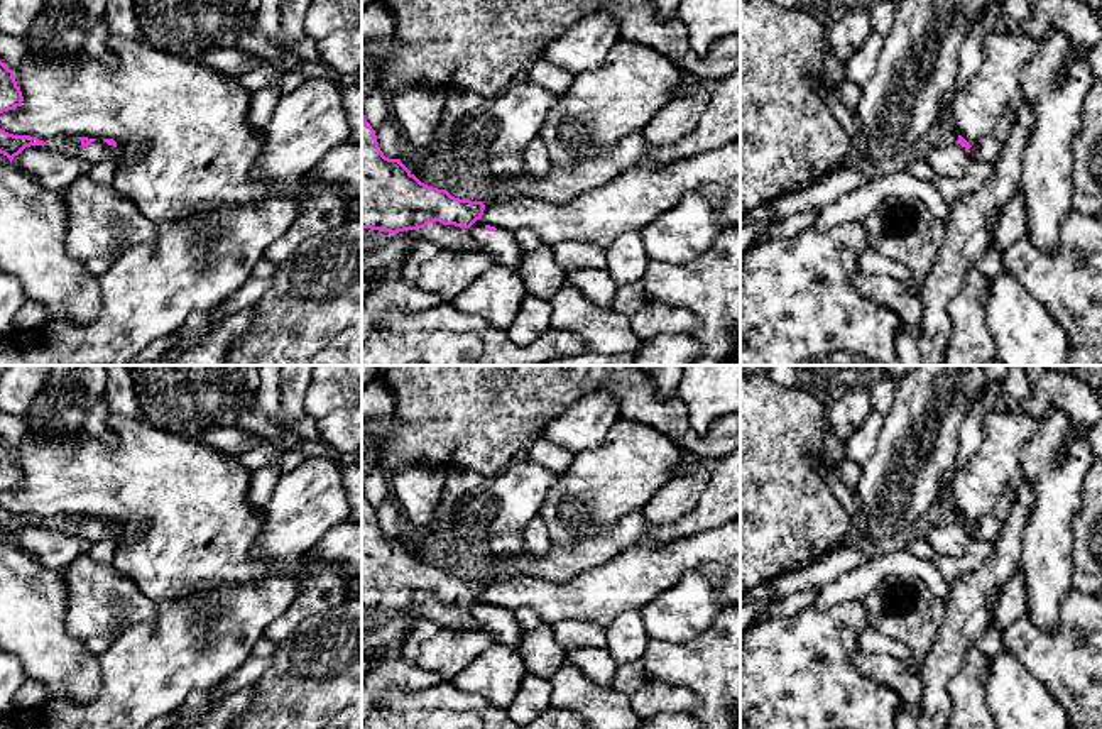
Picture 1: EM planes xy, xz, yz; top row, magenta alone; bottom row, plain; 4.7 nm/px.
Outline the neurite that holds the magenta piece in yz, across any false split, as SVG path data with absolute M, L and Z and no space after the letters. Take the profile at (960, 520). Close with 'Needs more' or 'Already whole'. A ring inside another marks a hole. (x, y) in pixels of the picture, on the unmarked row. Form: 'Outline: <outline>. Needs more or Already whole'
Outline: M1009 485L999 501L996 502L996 507L992 512L985 518L980 518L974 524L970 524L962 514L958 514L957 523L960 523L970 534L972 540L982 540L982 541L996 541L1001 528L1007 521L1007 516L1014 504L1014 489Z. Needs more

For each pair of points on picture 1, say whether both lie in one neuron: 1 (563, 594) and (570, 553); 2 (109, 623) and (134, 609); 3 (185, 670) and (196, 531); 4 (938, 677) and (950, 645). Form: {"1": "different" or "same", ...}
{"1": "different", "2": "same", "3": "different", "4": "same"}

